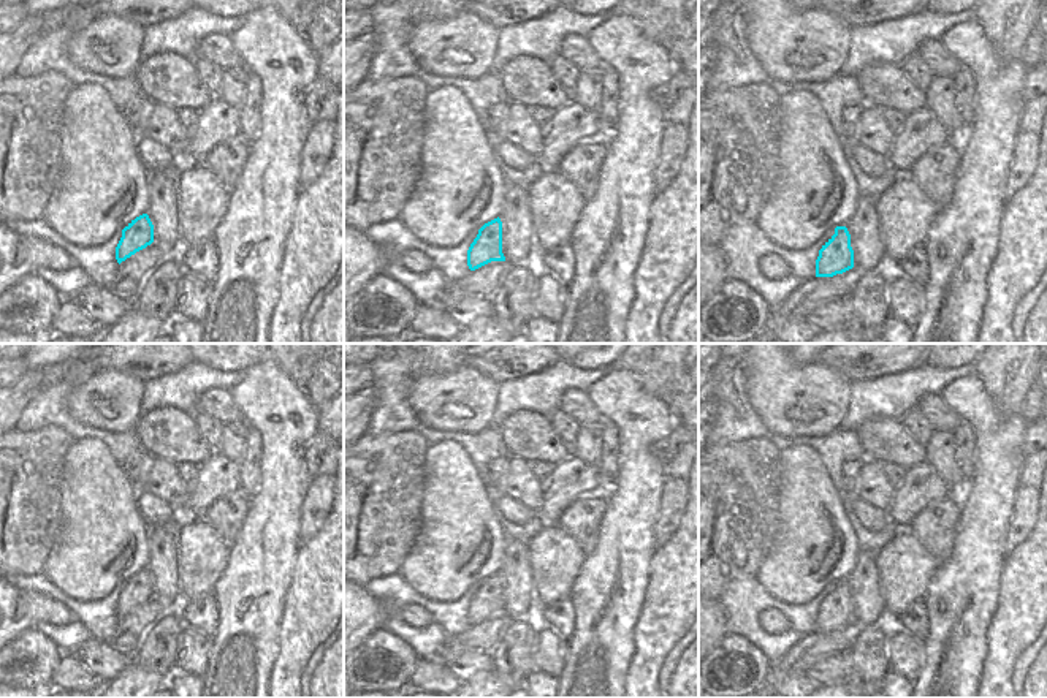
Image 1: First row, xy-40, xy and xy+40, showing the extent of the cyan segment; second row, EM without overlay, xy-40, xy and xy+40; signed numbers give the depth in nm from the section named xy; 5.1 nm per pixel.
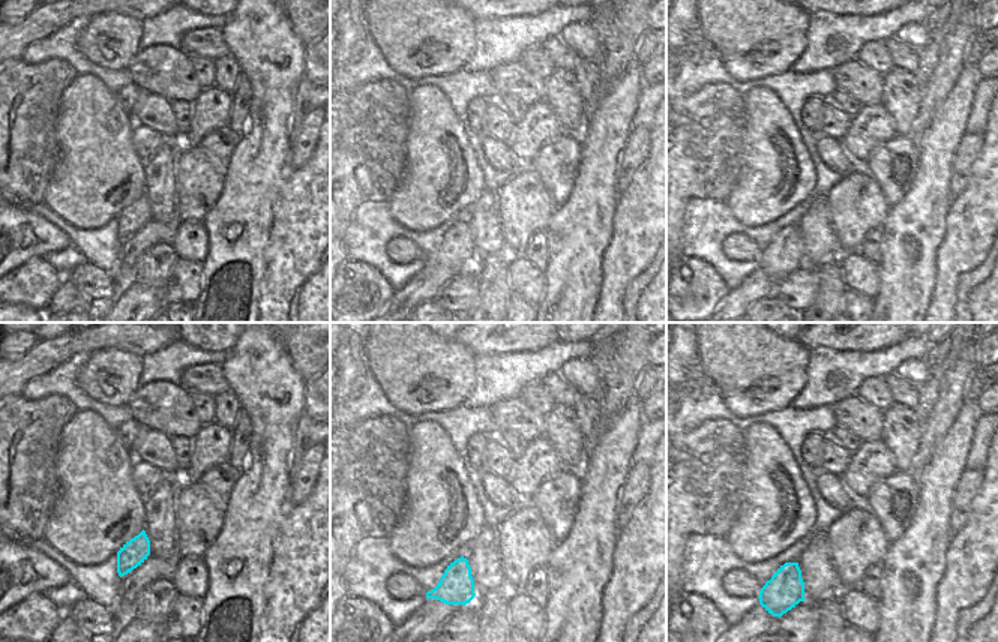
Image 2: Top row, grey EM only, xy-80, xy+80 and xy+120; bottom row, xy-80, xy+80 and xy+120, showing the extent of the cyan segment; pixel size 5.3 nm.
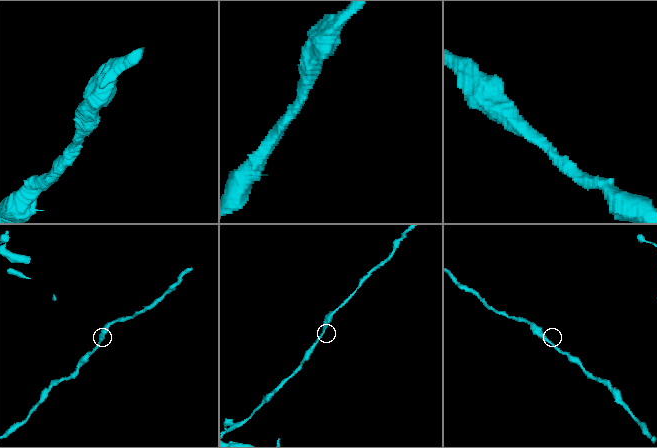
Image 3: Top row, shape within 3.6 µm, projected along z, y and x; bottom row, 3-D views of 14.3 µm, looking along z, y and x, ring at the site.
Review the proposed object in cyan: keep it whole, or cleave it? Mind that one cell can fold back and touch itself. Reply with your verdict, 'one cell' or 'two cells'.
one cell

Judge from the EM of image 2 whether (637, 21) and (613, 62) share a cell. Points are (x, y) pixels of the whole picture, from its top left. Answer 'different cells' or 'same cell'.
same cell

